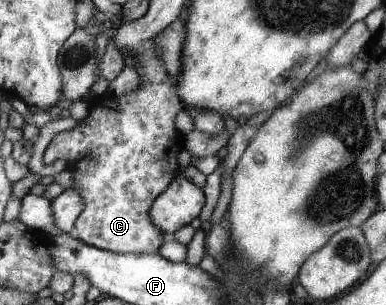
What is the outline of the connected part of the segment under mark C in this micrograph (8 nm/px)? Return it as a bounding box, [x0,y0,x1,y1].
[43,39,183,253]

